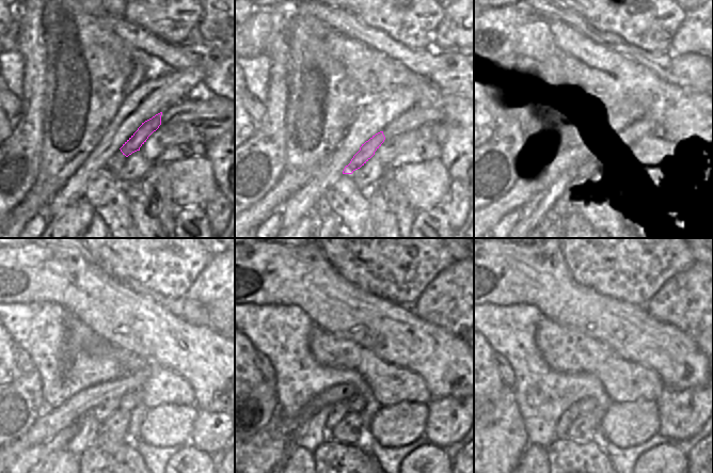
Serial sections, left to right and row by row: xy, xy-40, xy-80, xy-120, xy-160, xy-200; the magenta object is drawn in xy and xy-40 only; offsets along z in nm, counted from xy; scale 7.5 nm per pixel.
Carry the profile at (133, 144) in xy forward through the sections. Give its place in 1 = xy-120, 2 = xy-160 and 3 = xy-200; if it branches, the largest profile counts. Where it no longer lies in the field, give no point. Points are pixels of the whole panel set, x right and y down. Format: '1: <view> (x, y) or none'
1: xy-120 (100, 412)
2: xy-160 (337, 411)
3: xy-200 (572, 413)

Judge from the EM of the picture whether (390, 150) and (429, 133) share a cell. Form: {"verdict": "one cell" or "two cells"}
{"verdict": "one cell"}

